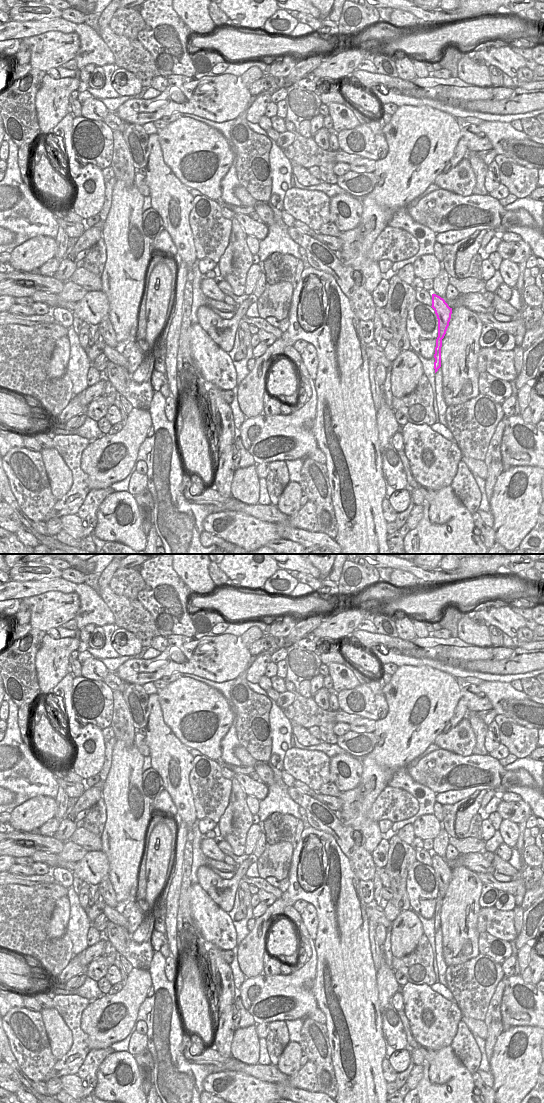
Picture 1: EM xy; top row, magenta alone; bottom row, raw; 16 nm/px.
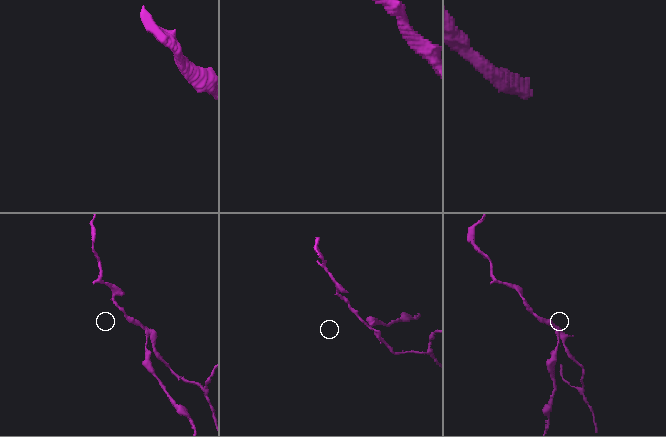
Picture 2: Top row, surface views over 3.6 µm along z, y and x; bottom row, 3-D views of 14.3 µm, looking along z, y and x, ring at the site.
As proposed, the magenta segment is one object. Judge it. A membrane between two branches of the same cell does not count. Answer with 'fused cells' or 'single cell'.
fused cells

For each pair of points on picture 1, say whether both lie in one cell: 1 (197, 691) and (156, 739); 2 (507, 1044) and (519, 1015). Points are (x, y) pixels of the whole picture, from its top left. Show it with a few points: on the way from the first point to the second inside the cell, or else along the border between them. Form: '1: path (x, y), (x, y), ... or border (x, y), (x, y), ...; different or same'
1: border (158, 703), (163, 722), (182, 743); different
2: border (533, 1026), (511, 1027); different

